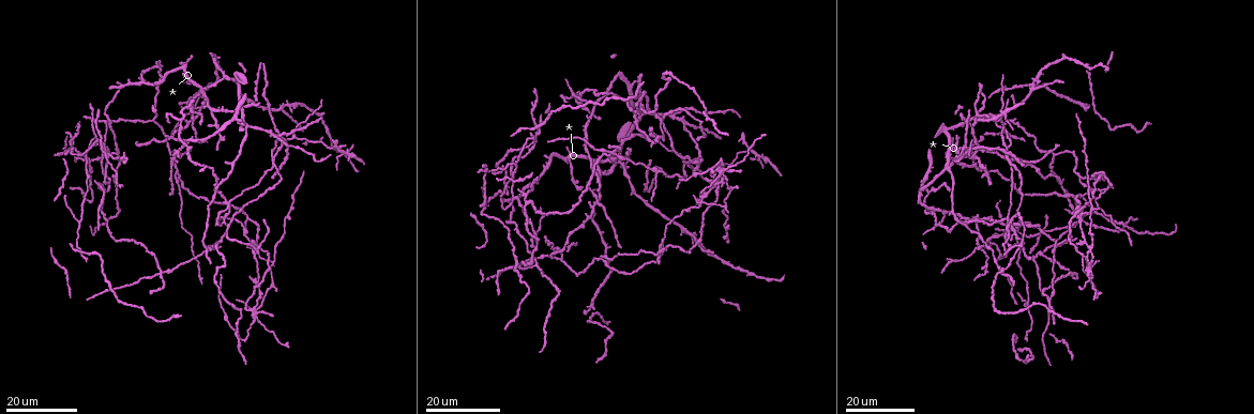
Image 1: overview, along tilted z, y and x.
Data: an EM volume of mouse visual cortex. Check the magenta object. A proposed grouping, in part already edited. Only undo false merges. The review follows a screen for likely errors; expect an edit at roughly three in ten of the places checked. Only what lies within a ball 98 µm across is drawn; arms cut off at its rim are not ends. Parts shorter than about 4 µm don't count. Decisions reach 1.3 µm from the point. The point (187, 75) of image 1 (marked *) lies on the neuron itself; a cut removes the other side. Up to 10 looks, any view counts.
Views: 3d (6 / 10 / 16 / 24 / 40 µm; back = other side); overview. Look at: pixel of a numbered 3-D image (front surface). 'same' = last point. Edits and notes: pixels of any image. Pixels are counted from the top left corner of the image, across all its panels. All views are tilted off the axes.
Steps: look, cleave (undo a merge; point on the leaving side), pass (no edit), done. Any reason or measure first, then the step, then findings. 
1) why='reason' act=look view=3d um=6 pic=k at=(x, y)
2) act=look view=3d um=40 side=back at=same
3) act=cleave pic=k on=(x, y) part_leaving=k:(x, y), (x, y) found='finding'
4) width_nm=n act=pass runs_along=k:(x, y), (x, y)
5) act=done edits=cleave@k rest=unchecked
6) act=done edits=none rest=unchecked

why='four or more arms meet' act=look view=3d um=16 pic=1 at=(272, 134)

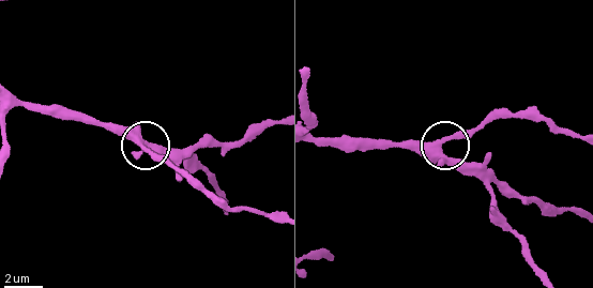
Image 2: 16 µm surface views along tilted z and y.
act=look view=3d um=10 pic=2 at=(441, 146)

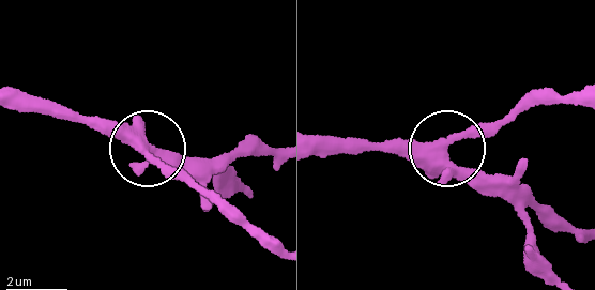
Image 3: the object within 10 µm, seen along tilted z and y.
side_arm_um=23 act=pass runs_along=3:(319, 150), (444, 149), (529, 102) found='continuous, no second neuron'

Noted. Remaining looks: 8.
why='branch point' act=look view=3d um=16 pic=1 at=(283, 109)

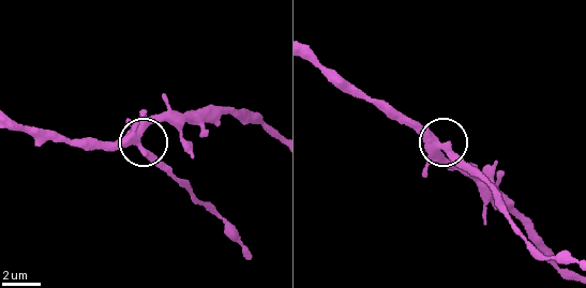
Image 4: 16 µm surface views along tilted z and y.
act=look view=3d um=6 pic=4 at=(440, 146)

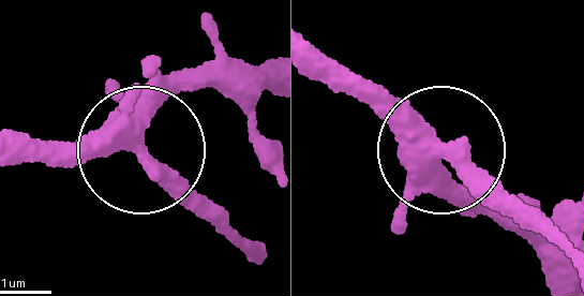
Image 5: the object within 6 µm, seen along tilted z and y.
act=pass runs_along=5:(9, 147), (143, 150), (235, 239) found='continuous, no second neuron'

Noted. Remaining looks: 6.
why='three-way junction' act=look view=3d um=24 pic=1 at=(510, 185)

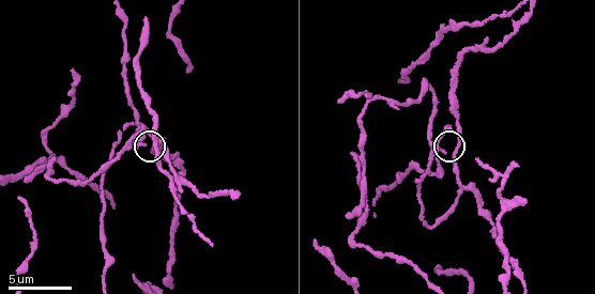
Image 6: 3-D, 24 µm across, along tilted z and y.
act=look view=3d um=6 pic=6 at=(454, 153)

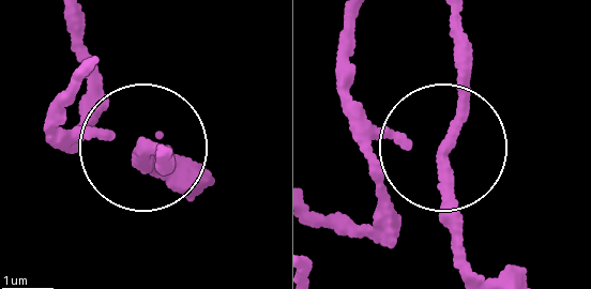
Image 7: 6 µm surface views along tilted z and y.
side_arm_um=29 act=pass runs_along=7:(482, 276), (443, 149), (369, 128), (339, 100) found='one neuron here'

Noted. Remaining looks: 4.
why='arms part here' act=look view=3d um=16 pic=1 at=(602, 261)

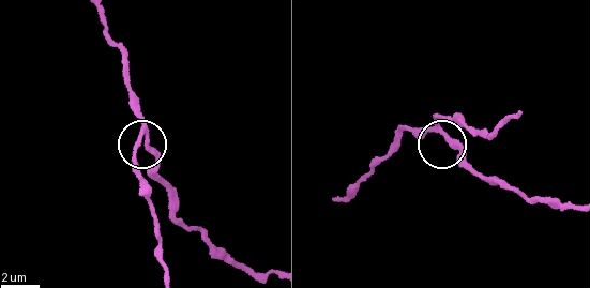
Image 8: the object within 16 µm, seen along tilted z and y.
act=look view=3d um=10 pic=8 at=(146, 137)

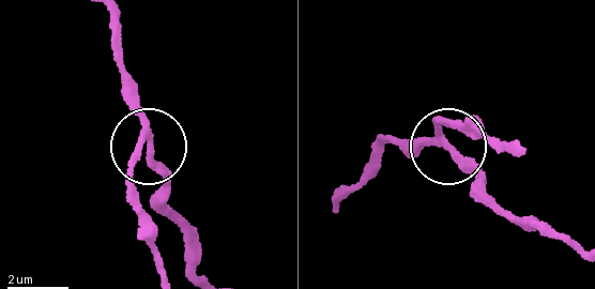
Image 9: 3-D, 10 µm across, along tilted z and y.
side_arm_um=38 act=pass runs_along=9:(338, 200), (381, 139), (445, 143), (440, 120), (444, 124) found='all the same neuron'

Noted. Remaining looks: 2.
why='a fork' act=look view=3d um=16 pic=1 at=(271, 161)

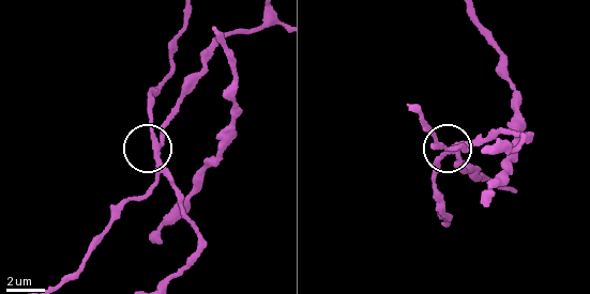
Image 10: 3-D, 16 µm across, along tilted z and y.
why='zoom in' act=look view=3d um=10 pic=10 at=(157, 142)

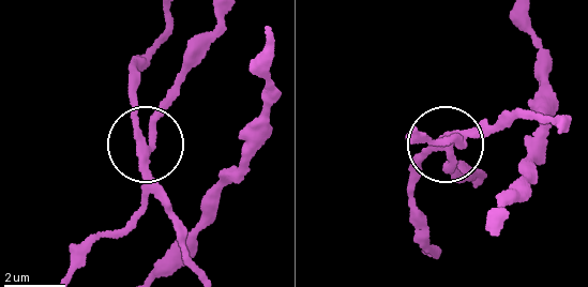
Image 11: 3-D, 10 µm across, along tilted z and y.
act=cleave pic=11 on=(138, 214) part_leaving=11:(149, 166), (154, 129), (177, 73), (221, 12) found='two neurons meet here'

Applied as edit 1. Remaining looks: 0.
act=done edits=cleave@11 rest=unchecked

